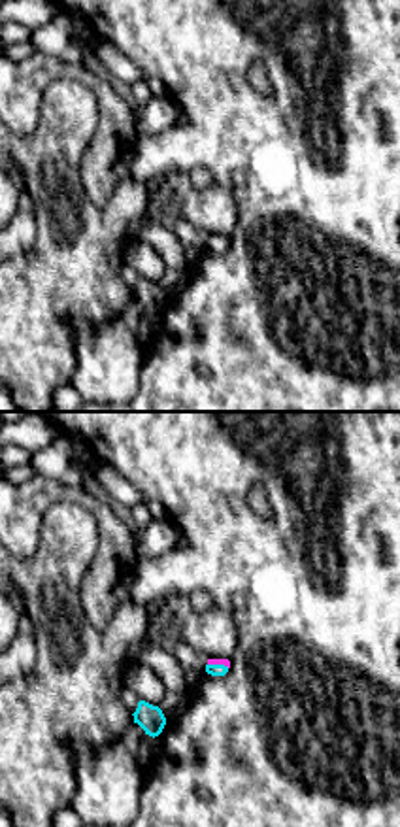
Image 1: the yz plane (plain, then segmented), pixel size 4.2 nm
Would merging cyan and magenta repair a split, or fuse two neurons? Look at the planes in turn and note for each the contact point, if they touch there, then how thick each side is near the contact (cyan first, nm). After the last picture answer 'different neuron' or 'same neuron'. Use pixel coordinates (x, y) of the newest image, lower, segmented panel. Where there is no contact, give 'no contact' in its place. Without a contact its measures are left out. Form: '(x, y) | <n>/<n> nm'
(219, 665) | 50/30 nm

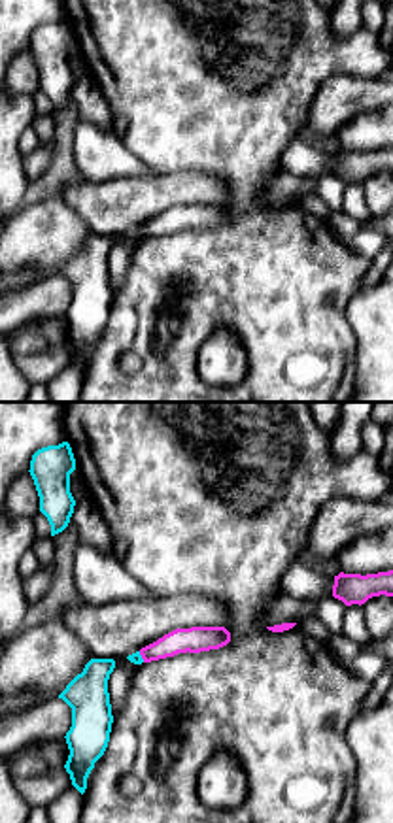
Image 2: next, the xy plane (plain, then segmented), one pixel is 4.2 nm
(140, 657) | 50/110 nm

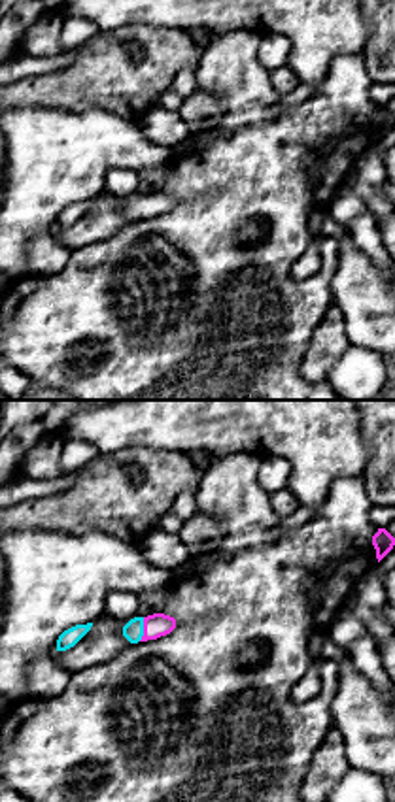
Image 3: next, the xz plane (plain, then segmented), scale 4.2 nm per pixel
(142, 629) | 90/100 nm

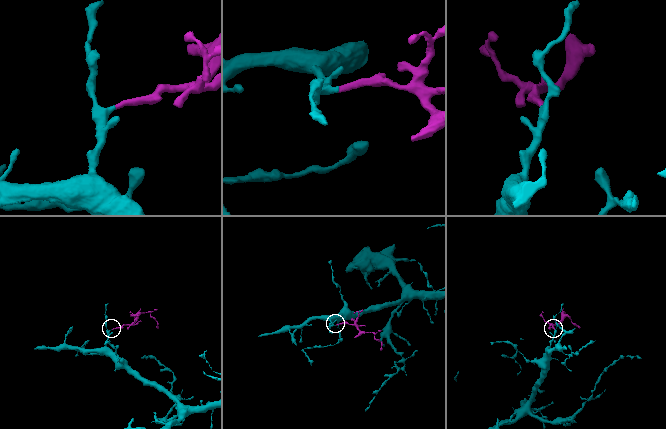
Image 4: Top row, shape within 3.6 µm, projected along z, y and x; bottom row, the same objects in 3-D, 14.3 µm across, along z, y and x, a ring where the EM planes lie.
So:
same neuron

